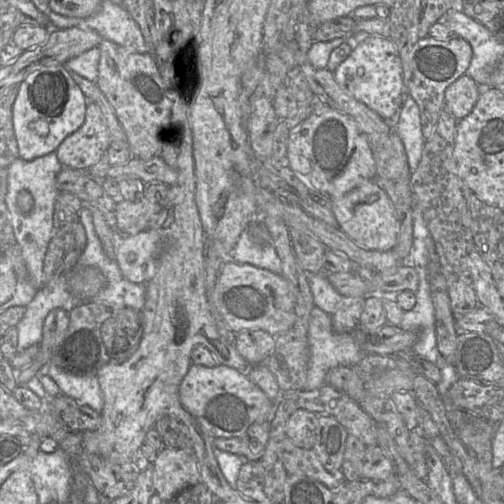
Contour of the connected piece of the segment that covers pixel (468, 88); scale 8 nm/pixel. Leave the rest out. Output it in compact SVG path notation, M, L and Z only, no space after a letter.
M467 74L462 75L445 90L445 110L461 120L471 113L479 96L480 87Z

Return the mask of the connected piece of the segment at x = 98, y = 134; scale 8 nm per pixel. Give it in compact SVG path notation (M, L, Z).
M87 101L83 124L61 142L55 153L63 167L87 171L105 155L111 140L99 107Z

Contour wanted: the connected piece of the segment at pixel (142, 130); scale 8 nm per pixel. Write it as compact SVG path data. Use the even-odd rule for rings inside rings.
M103 39L98 48L100 50L100 59L96 85L112 106L126 134L132 156L144 160L159 156L163 143L173 145L175 142L173 136L174 124L170 123L173 102L167 95L167 85L160 75L153 55L129 51L107 39Z

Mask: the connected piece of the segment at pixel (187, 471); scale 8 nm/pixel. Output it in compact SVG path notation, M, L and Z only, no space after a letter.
M163 448L151 464L156 493L171 501L183 489L200 482L200 471L194 454L178 448Z

